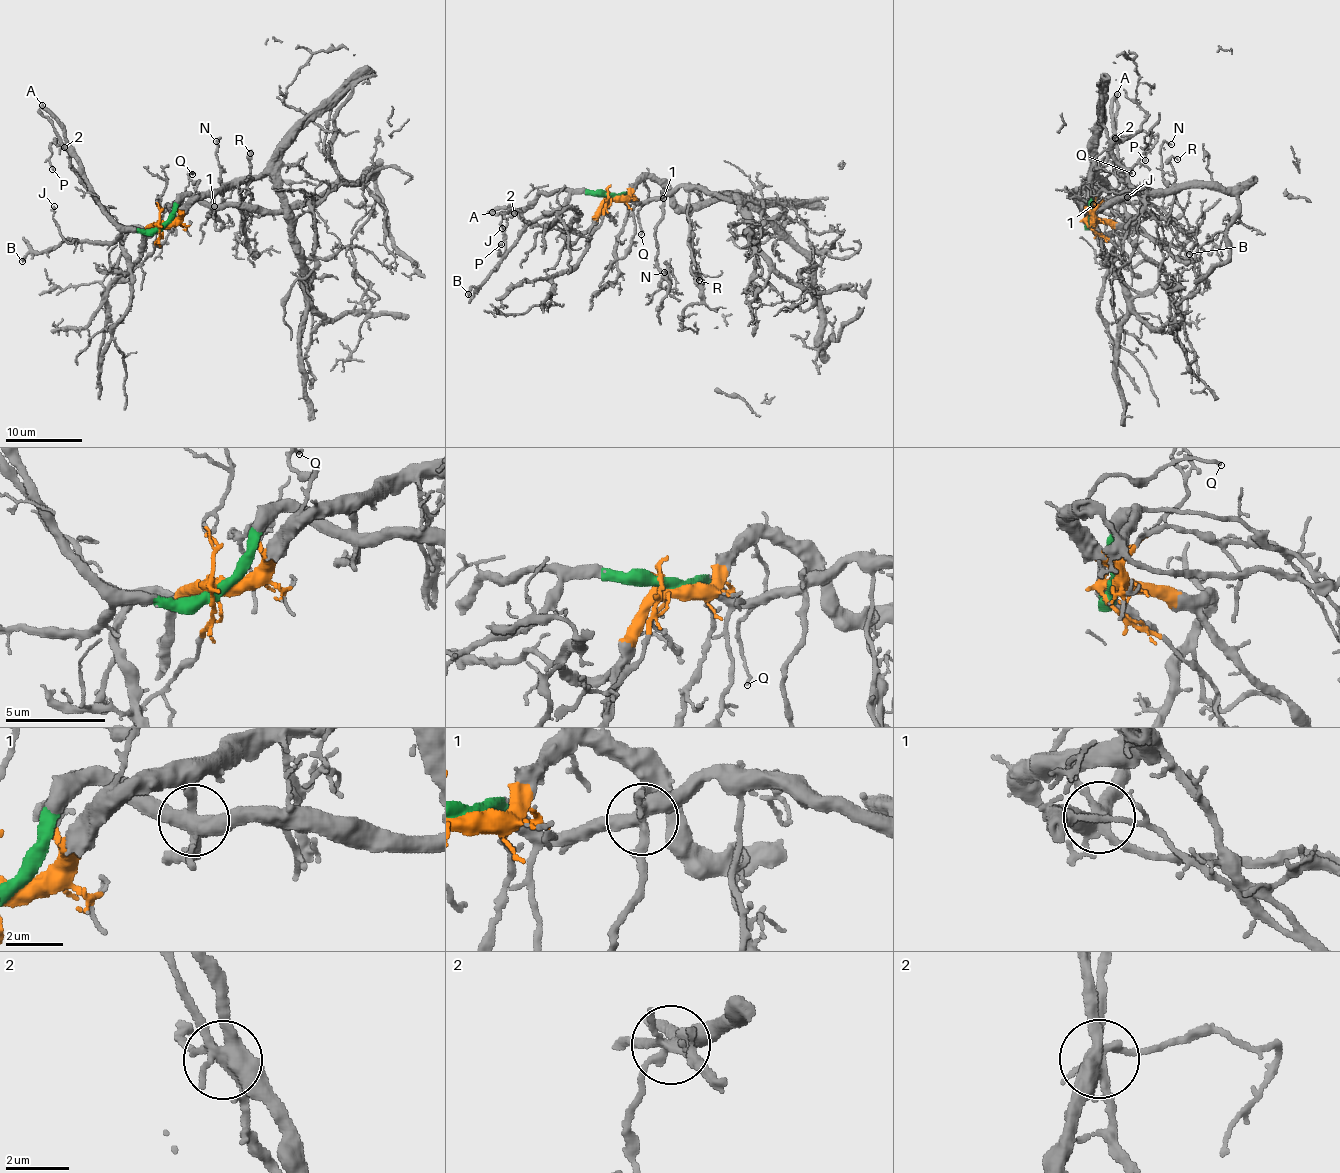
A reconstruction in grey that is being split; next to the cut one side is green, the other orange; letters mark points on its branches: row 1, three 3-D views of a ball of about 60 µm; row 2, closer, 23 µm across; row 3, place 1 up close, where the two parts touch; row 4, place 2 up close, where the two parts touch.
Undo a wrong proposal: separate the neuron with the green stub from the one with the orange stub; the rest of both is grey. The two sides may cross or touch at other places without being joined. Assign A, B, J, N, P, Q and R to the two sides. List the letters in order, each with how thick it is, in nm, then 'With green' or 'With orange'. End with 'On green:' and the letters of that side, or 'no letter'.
A: Thickness 320 nm. With green
B: Thickness 240 nm. With green
J: Thickness 190 nm. With green
N: Thickness 100 nm. With orange
P: Thickness 140 nm. With green
Q: Thickness 150 nm. With orange
R: Thickness 140 nm. With orange
On green: A, B, J, P

